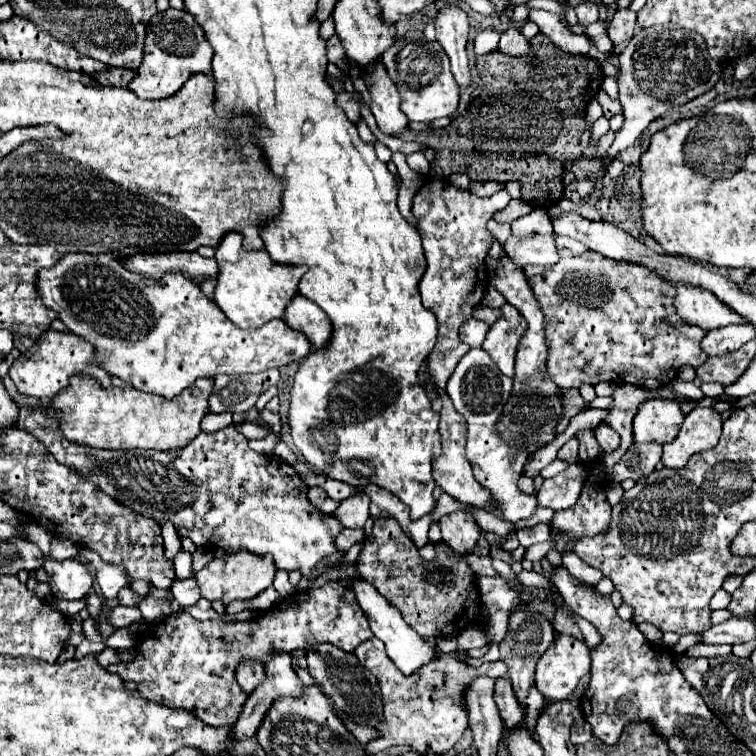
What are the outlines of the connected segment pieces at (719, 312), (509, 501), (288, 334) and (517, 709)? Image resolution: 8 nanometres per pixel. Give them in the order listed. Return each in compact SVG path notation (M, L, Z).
M676 283L672 285L678 289L678 297L674 305L684 321L698 325L706 331L744 321L742 317L736 317L732 309L720 305L720 301L712 297L712 293L700 293L698 289L684 289L684 285L676 285Z
M470 349L458 363L454 375L448 381L448 395L452 397L452 403L456 405L456 411L464 415L466 425L468 425L468 445L466 445L466 455L474 471L474 479L490 491L500 517L504 521L520 521L526 519L534 513L536 509L536 497L534 495L524 495L518 489L518 479L524 471L524 463L528 453L518 447L516 443L508 443L500 437L496 431L496 421L502 415L502 409L510 397L512 391L512 381L496 369L496 363L484 353L484 349Z
M70 253L70 255L62 255L60 261L56 261L56 265L48 267L48 269L40 269L38 279L36 279L36 289L40 299L44 301L46 307L54 309L58 313L58 319L76 335L84 337L86 341L90 341L94 345L96 351L96 363L108 371L110 375L120 377L122 381L126 381L128 385L140 389L140 391L148 391L148 393L156 393L162 395L166 399L172 399L176 395L180 395L186 387L190 387L196 379L200 377L210 377L214 379L216 375L224 373L224 375L242 375L242 373L258 373L258 371L266 371L272 367L282 367L282 365L290 365L294 361L302 361L308 353L310 353L310 343L304 337L304 333L296 333L294 329L290 329L284 321L268 321L268 325L262 325L260 329L236 329L236 325L232 325L224 313L220 313L220 307L206 299L206 295L200 291L200 287L194 281L188 281L186 277L182 277L180 273L168 273L168 277L162 277L160 281L148 281L144 277L140 277L138 273L128 271L122 261L122 257L116 257L112 253L104 253L104 255L88 255L88 253Z
M500 677L498 679L494 699L496 699L498 711L500 711L500 717L502 717L504 723L514 725L514 723L520 723L520 719L524 719L524 709L522 709L522 705L518 703L518 699L514 695L510 677Z

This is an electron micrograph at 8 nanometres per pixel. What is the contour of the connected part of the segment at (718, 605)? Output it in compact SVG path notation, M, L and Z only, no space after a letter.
M720 589L720 591L712 597L712 601L710 601L710 609L712 609L712 611L716 611L716 609L726 609L726 607L728 607L728 601L730 601L730 593L726 593L724 589Z

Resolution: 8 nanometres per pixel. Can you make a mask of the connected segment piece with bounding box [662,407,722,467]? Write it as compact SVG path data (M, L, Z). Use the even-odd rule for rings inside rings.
M696 407L684 417L678 437L664 445L662 463L666 467L684 467L692 455L716 447L720 429L722 419L714 407Z

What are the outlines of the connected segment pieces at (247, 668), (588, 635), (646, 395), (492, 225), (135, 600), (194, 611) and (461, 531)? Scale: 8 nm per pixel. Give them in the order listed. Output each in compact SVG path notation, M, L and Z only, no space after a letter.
M244 661L244 665L240 665L236 677L238 677L238 685L242 687L242 691L246 695L252 695L252 691L266 679L264 667L252 665L252 661Z
M574 615L574 619L576 619L576 623L578 623L578 627L580 627L582 635L584 635L586 645L588 645L590 649L598 647L598 645L602 643L602 635L598 633L598 629L596 629L592 623L588 623L588 621L584 621L584 619L580 619L580 617L576 617L576 615Z
M616 385L614 387L614 391L610 395L612 405L610 405L608 415L602 423L616 429L616 433L622 437L622 443L620 443L620 449L616 449L616 453L602 457L602 465L606 469L616 465L620 461L620 457L626 453L628 445L632 445L632 419L638 413L638 407L648 399L674 401L674 395L676 395L676 391L672 389L672 385L660 387L660 389L644 389L638 385Z
M490 219L487 223L487 229L493 234L500 243L504 243L511 235L511 227L508 223L498 223L494 219Z
M124 587L118 593L118 599L120 599L120 605L124 605L124 607L138 607L140 601L144 599L144 595L136 595L136 593L132 593L130 587Z
M204 597L198 601L198 605L194 605L194 607L188 607L186 611L188 611L188 613L194 617L194 619L223 620L223 616L218 615L216 611L212 611L212 609L210 609L210 601L208 601L208 599L204 599Z
M466 509L440 517L440 529L442 541L448 543L456 553L472 553L482 535L482 529L478 527L474 515Z

